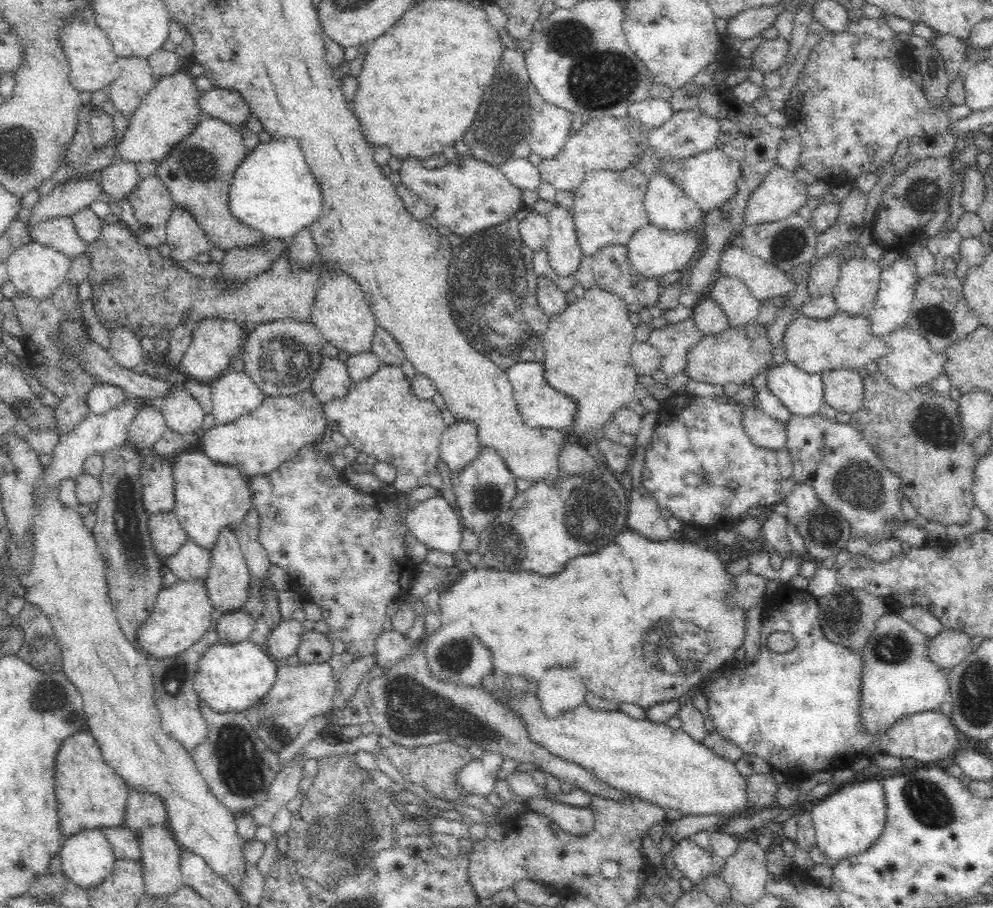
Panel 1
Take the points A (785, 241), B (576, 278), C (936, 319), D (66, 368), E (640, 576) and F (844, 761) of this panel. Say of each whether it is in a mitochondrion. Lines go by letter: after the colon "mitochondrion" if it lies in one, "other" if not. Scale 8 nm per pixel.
A: mitochondrion
B: other
C: mitochondrion
D: mitochondrion
E: other
F: other

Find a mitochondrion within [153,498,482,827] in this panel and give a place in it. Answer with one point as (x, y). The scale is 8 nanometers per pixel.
(239, 774)

